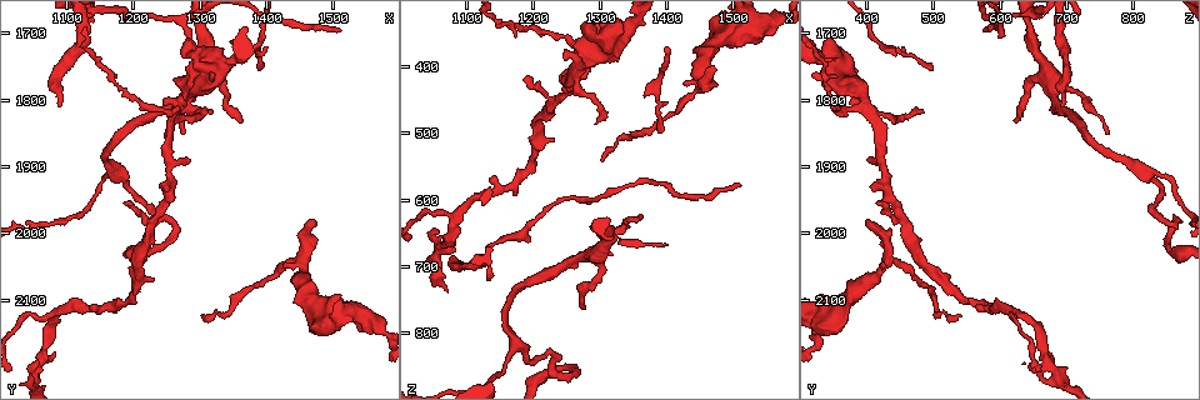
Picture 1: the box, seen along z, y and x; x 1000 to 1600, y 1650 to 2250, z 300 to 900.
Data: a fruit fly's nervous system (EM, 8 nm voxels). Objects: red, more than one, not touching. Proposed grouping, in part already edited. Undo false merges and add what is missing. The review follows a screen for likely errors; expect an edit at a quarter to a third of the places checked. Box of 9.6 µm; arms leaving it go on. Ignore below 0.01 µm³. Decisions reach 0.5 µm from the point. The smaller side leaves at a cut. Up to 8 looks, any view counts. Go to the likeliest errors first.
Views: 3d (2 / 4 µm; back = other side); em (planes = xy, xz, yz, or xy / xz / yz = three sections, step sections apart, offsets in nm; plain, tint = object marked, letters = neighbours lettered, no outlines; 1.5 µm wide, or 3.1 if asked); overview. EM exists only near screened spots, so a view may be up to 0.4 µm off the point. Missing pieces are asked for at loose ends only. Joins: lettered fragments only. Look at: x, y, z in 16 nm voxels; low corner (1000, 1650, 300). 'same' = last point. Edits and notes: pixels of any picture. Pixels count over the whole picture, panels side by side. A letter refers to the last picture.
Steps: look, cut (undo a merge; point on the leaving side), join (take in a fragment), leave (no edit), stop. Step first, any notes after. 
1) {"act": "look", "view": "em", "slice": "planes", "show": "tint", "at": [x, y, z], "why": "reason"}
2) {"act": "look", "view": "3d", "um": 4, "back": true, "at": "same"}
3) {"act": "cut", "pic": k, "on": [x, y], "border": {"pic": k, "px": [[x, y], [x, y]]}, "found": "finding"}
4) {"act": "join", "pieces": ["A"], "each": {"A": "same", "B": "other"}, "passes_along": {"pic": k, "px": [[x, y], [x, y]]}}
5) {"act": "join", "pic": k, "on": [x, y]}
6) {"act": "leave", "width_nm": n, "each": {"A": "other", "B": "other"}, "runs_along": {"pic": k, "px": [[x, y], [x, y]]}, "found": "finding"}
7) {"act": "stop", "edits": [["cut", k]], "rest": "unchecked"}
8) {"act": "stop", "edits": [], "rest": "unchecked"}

{"act": "look", "view": "3d", "um": 2, "at": [1095, 1810, 695], "why": "branch stops here"}

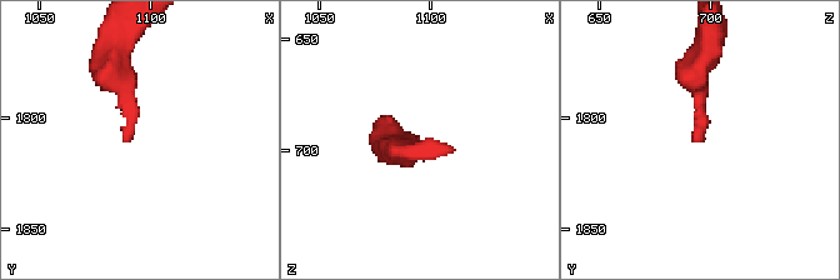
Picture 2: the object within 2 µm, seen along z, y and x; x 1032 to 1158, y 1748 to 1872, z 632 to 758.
{"act": "look", "view": "em", "slice": "planes", "show": "tint", "at": [1092, 1809, 694], "why": "need the tissue"}

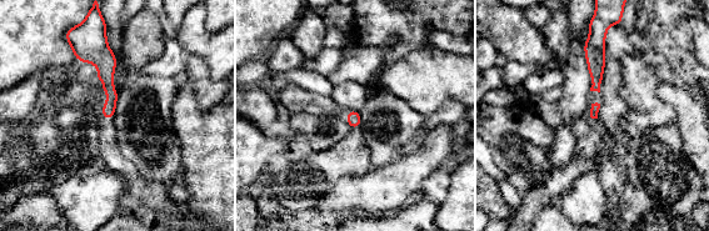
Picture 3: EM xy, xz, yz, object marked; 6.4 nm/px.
{"act": "look", "view": "em", "slice": "planes", "show": "letters", "at": "same", "why": "see the neighbours"}

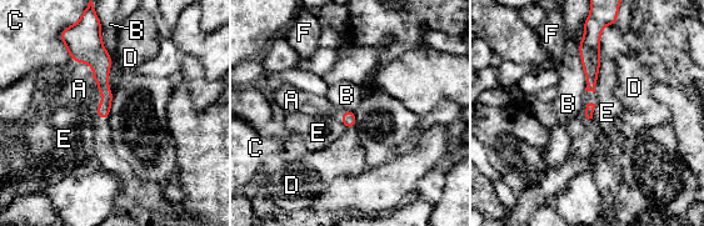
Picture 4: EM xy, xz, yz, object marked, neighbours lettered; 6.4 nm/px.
{"act": "join", "pieces": ["A"], "each": {"A": "same", "B": "other", "C": "other", "D": "other", "E": "other", "F": "other"}, "found": "it goes on there"}

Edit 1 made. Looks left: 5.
{"act": "look", "view": "em", "slice": "xz", "step": 4, "show": "plain", "at": [1470, 1985, 395], "why": "branch stops here"}

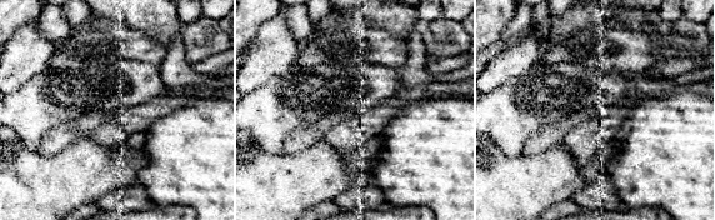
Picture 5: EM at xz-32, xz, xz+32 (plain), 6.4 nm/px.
{"act": "look", "view": "em", "slice": "xz", "step": 4, "show": "letters", "at": "same"}

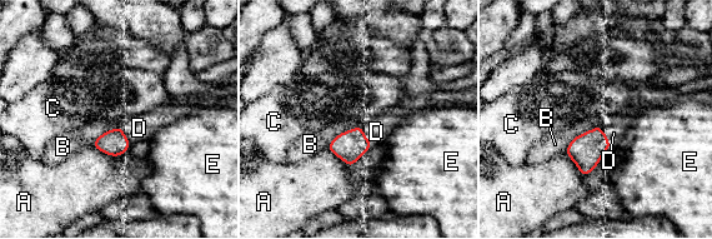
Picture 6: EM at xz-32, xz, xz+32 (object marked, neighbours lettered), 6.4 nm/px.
{"act": "join", "pieces": ["D"], "width_nm": 170, "each": {"A": "other", "B": "other", "C": "other", "D": "same", "E": "other"}, "found": "the neuron continues"}

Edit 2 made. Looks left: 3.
{"act": "stop", "edits": [["join", 4], ["join", 6]], "rest": "unchecked"}

